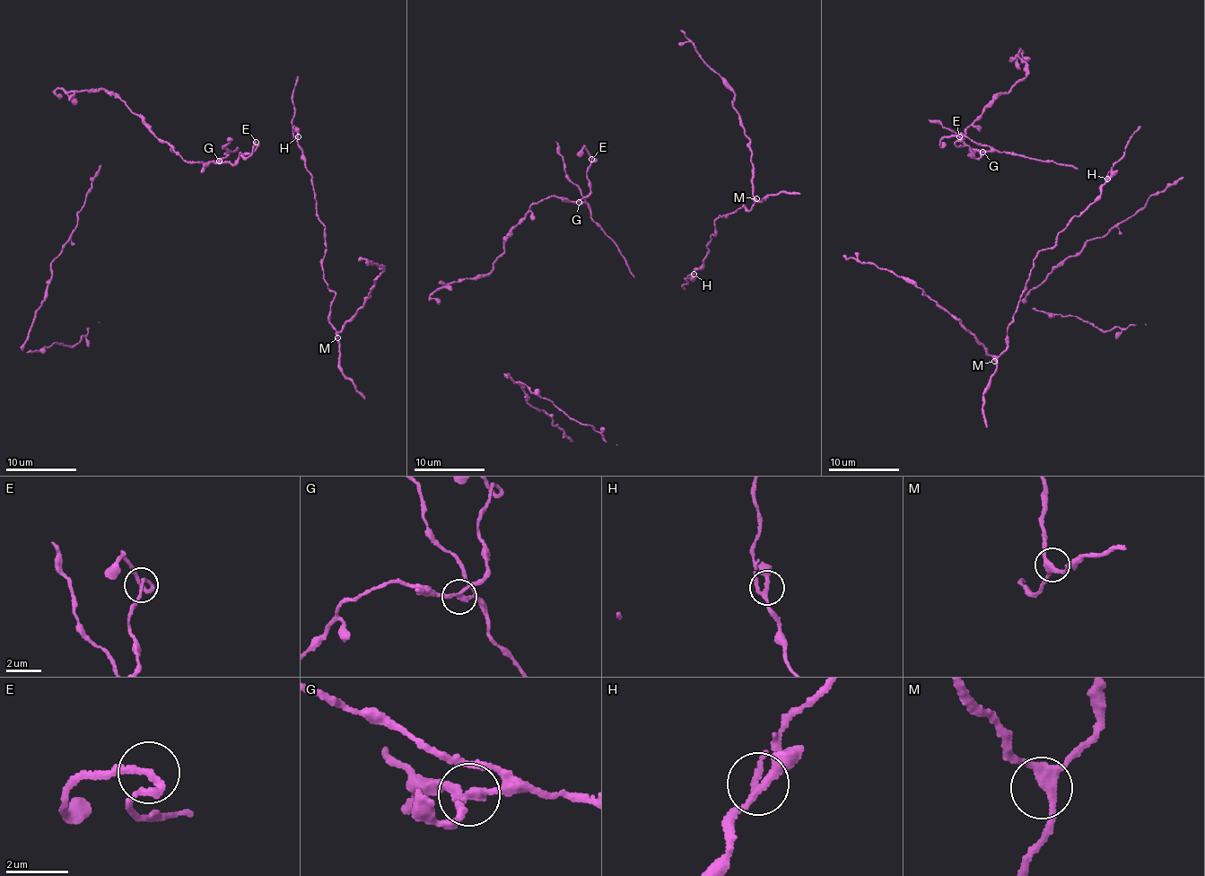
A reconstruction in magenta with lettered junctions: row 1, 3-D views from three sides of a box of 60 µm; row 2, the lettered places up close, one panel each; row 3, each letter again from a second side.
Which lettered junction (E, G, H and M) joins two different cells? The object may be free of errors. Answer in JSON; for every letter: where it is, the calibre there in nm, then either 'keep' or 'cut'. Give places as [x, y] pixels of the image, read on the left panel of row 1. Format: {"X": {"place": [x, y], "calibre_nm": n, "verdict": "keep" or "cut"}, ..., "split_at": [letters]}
{"E": {"place": [256, 142], "calibre_nm": 240, "verdict": "keep"}, "G": {"place": [219, 161], "calibre_nm": 240, "verdict": "cut"}, "H": {"place": [298, 136], "calibre_nm": 200, "verdict": "keep"}, "M": {"place": [337, 337], "calibre_nm": 280, "verdict": "keep"}, "split_at": ["G"]}

